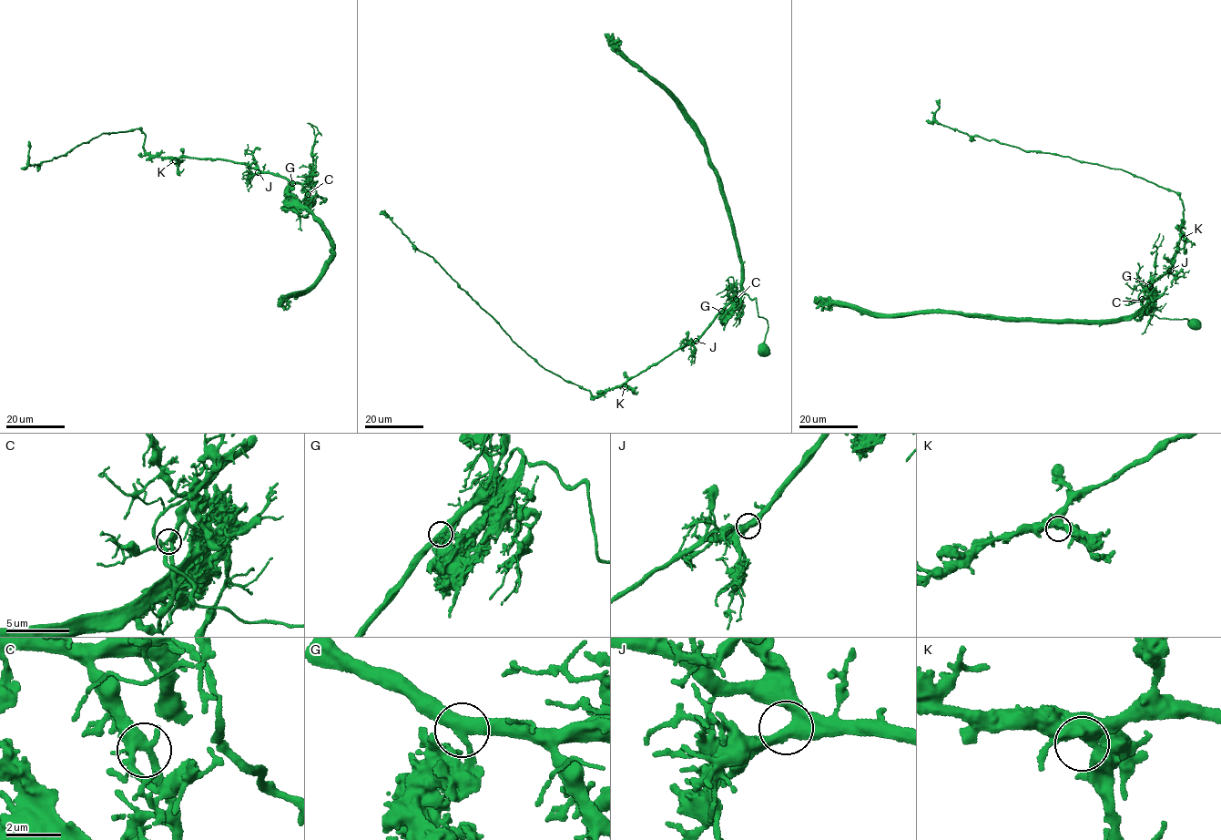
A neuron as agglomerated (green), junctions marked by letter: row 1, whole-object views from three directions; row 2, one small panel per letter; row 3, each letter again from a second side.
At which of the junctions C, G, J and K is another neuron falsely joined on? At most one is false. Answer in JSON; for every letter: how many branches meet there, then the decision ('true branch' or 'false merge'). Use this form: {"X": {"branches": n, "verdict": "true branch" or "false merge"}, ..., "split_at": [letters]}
{"C": {"branches": 3, "verdict": "true branch"}, "G": {"branches": 3, "verdict": "false merge"}, "J": {"branches": 3, "verdict": "true branch"}, "K": {"branches": 3, "verdict": "true branch"}, "split_at": ["G"]}

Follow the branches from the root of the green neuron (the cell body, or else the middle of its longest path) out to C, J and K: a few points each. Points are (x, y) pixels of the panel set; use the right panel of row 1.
C: (1191, 325), (1185, 319), (1161, 319), (1149, 314), (1138, 298), (1145, 288), (1142, 299)
J: (1191, 325), (1185, 319), (1161, 319), (1149, 314), (1141, 304), (1138, 295), (1142, 289), (1170, 271)
K: (1191, 325), (1185, 319), (1161, 319), (1149, 314), (1138, 298), (1142, 289), (1170, 271), (1179, 236), (1184, 238)

